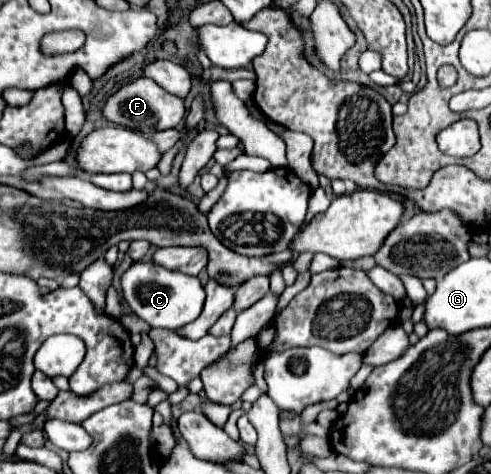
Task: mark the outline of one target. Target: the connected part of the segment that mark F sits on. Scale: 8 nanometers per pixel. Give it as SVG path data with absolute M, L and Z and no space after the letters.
M142 76L136 80L130 80L128 84L124 84L120 88L120 92L116 92L114 96L110 96L104 104L104 118L110 122L116 122L120 126L138 130L138 132L150 132L150 130L168 130L174 128L182 122L184 118L184 100L166 92L164 88L160 88L154 80Z

